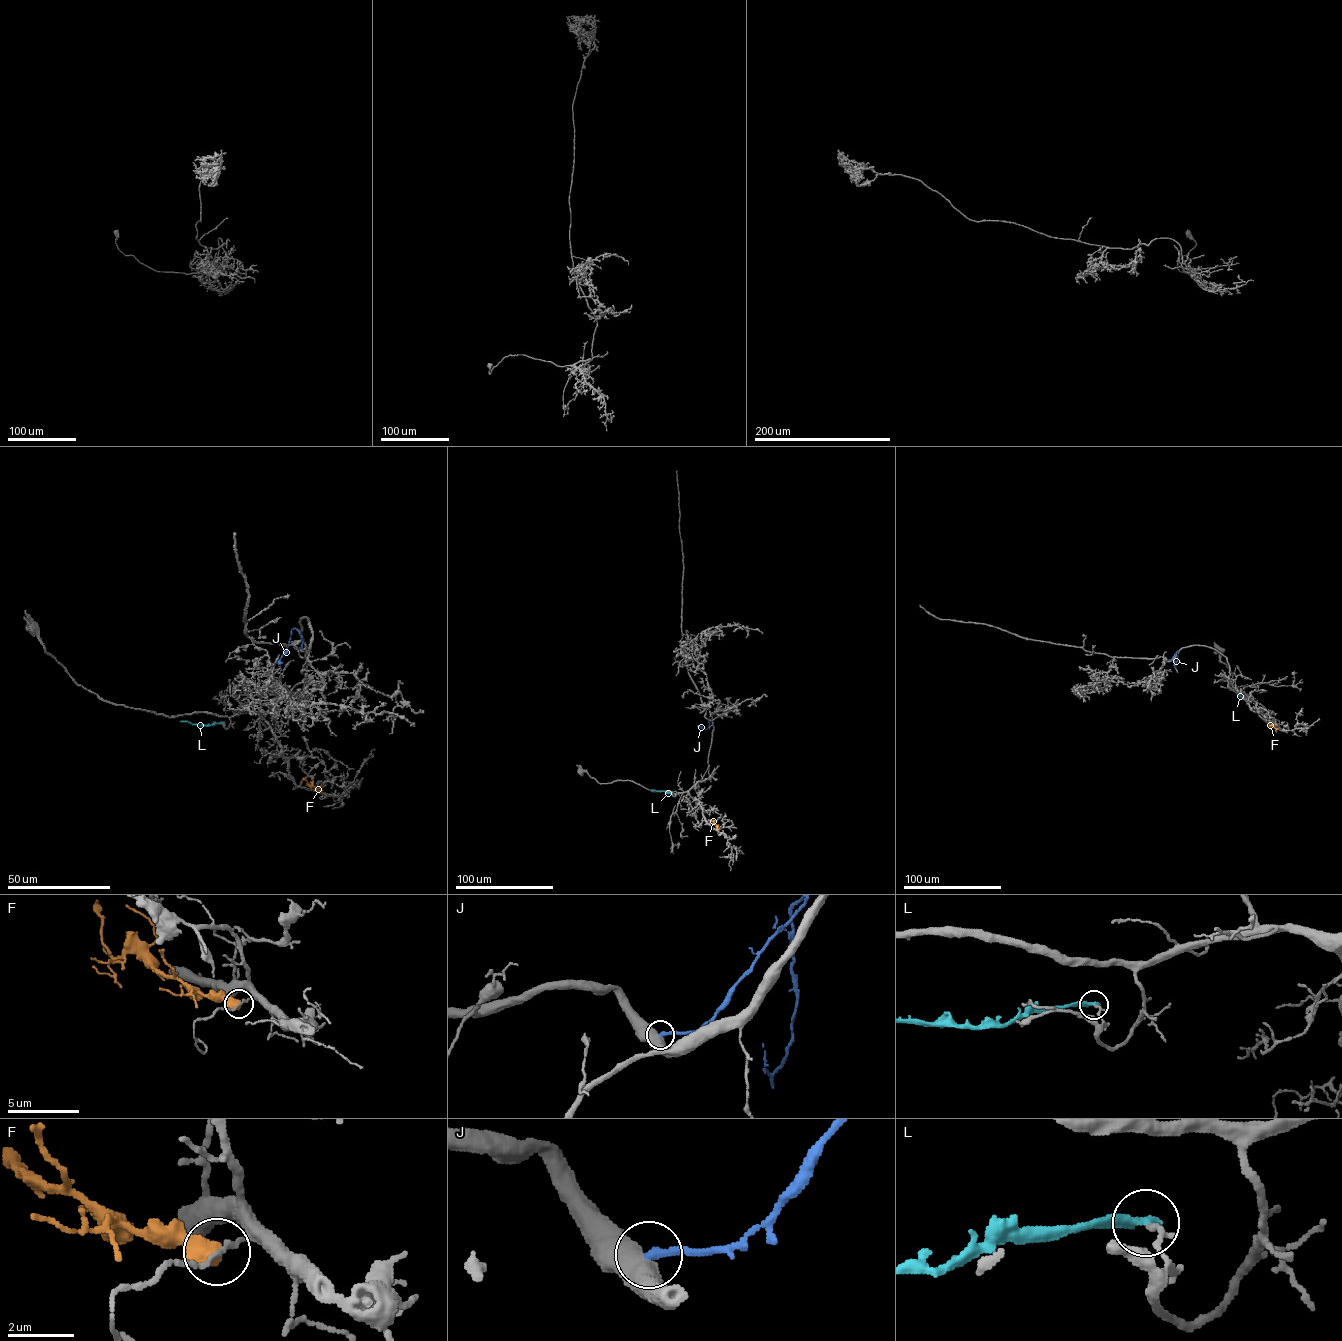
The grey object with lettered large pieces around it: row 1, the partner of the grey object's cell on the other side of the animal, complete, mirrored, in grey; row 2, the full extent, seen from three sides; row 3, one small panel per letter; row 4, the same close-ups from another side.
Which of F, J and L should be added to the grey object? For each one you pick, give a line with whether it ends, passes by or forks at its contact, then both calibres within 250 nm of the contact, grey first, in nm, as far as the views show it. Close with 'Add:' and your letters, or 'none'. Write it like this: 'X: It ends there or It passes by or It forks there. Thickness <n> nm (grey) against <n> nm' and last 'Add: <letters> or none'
Add: none

